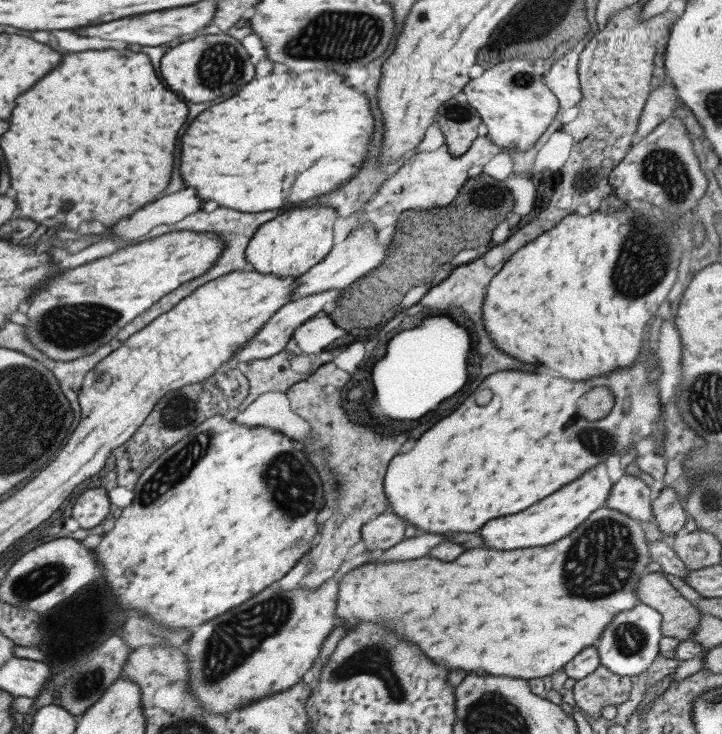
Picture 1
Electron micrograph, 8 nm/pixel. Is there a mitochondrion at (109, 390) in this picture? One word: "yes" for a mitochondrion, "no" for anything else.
no

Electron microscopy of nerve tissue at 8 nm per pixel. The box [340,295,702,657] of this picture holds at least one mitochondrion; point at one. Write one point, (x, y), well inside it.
(604, 559)

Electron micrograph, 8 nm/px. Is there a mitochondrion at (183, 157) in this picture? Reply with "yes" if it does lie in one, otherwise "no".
no

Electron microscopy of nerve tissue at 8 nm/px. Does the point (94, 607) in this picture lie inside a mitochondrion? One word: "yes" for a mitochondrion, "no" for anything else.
no

